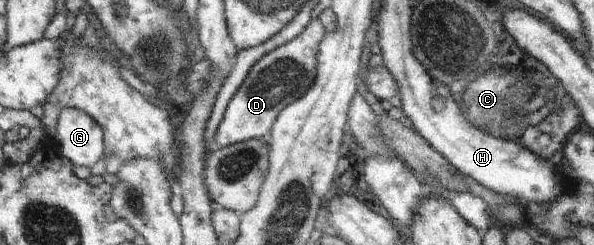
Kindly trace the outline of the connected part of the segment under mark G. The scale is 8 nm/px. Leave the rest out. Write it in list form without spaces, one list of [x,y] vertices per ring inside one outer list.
[[[63,109],[53,130],[58,151],[76,166],[91,168],[105,154],[102,127],[82,109]]]

